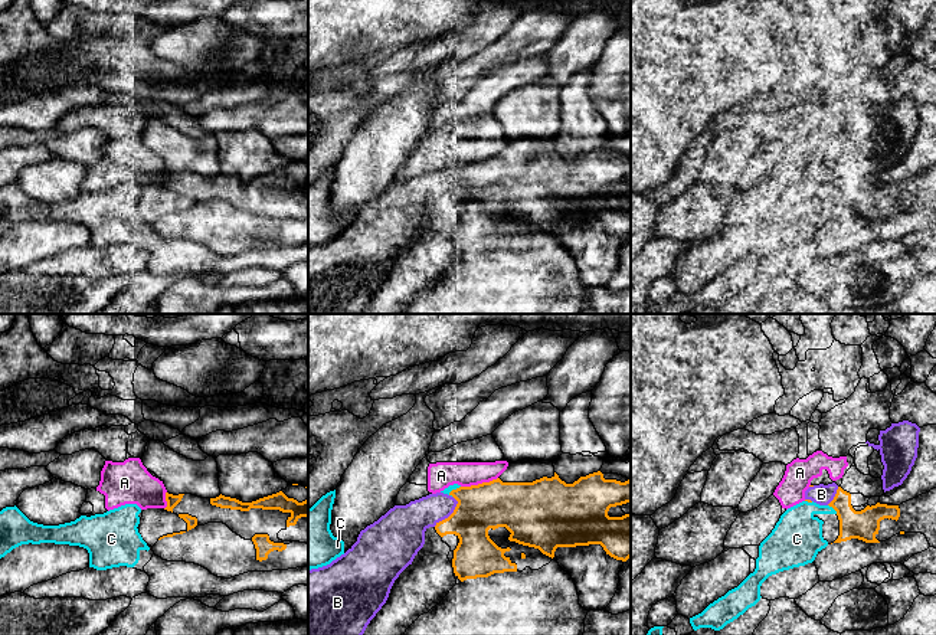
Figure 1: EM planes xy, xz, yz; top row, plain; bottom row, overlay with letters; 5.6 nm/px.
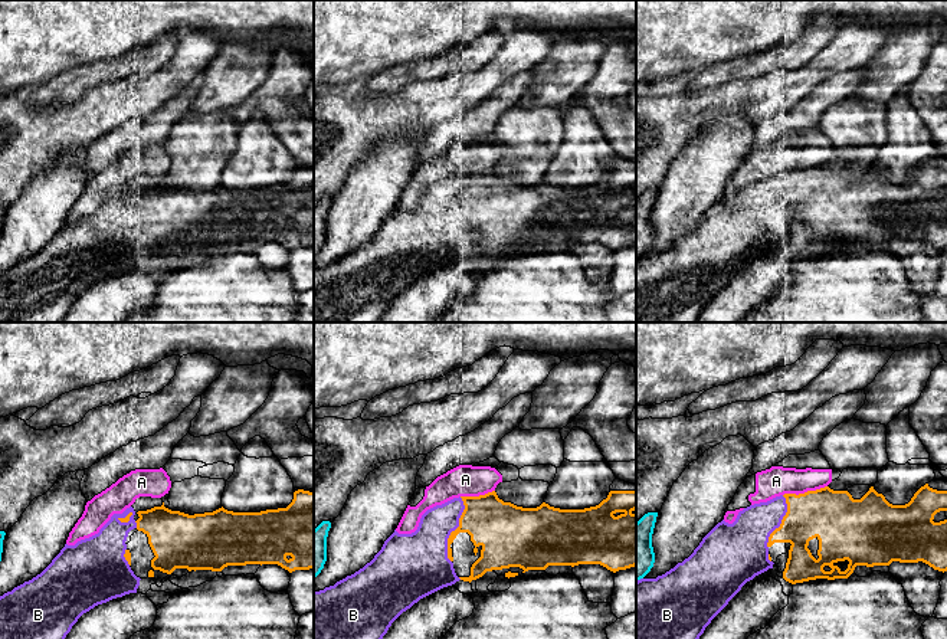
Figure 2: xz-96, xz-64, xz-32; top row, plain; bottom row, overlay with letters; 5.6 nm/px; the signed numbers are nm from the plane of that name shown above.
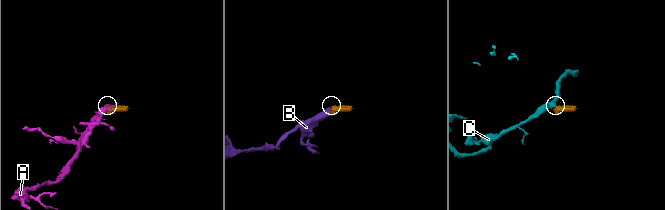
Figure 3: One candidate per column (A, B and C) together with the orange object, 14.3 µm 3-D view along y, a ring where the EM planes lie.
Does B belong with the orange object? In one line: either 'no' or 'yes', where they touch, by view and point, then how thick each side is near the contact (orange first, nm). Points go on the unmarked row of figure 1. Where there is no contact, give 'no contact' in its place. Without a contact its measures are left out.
yes | xz (452, 190) | 260/200 nm

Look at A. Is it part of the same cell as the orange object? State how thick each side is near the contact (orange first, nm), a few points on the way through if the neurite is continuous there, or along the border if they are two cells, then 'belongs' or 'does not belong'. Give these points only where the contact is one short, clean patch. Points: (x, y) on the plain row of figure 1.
calibres 280 and 150 nm; does not belong

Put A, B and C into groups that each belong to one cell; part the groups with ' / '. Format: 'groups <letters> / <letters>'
groups A / B / C

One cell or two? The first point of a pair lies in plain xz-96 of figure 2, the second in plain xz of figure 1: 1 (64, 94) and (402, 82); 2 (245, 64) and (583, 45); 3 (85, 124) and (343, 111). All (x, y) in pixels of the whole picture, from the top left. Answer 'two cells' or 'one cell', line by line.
1: two cells
2: one cell
3: one cell

